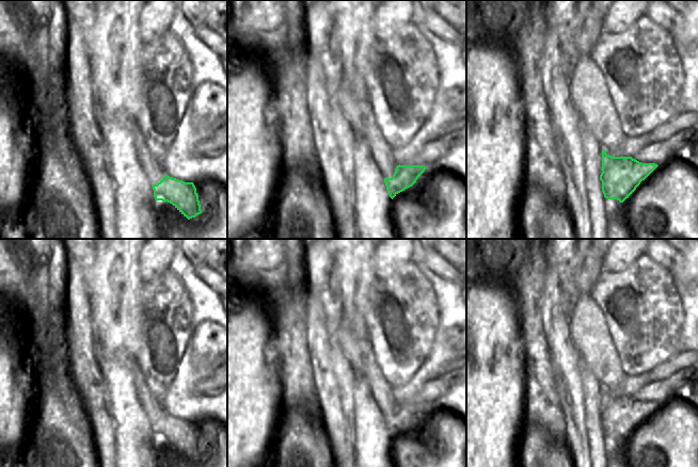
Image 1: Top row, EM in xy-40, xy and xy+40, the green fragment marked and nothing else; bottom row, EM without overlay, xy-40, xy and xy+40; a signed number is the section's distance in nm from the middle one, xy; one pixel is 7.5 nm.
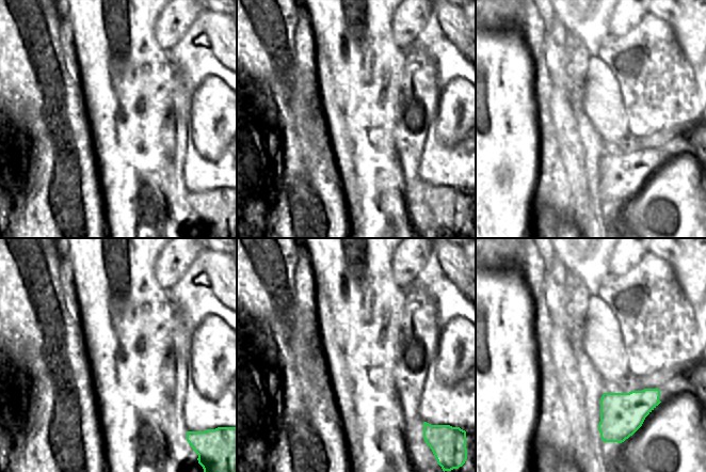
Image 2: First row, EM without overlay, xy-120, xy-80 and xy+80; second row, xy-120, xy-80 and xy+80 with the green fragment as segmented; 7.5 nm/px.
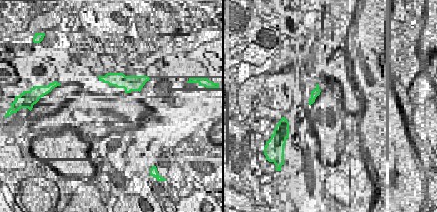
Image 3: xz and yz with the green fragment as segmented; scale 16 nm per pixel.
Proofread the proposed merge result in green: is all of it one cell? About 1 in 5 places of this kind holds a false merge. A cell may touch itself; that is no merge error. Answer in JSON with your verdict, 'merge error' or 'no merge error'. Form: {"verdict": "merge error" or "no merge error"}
{"verdict": "merge error"}

